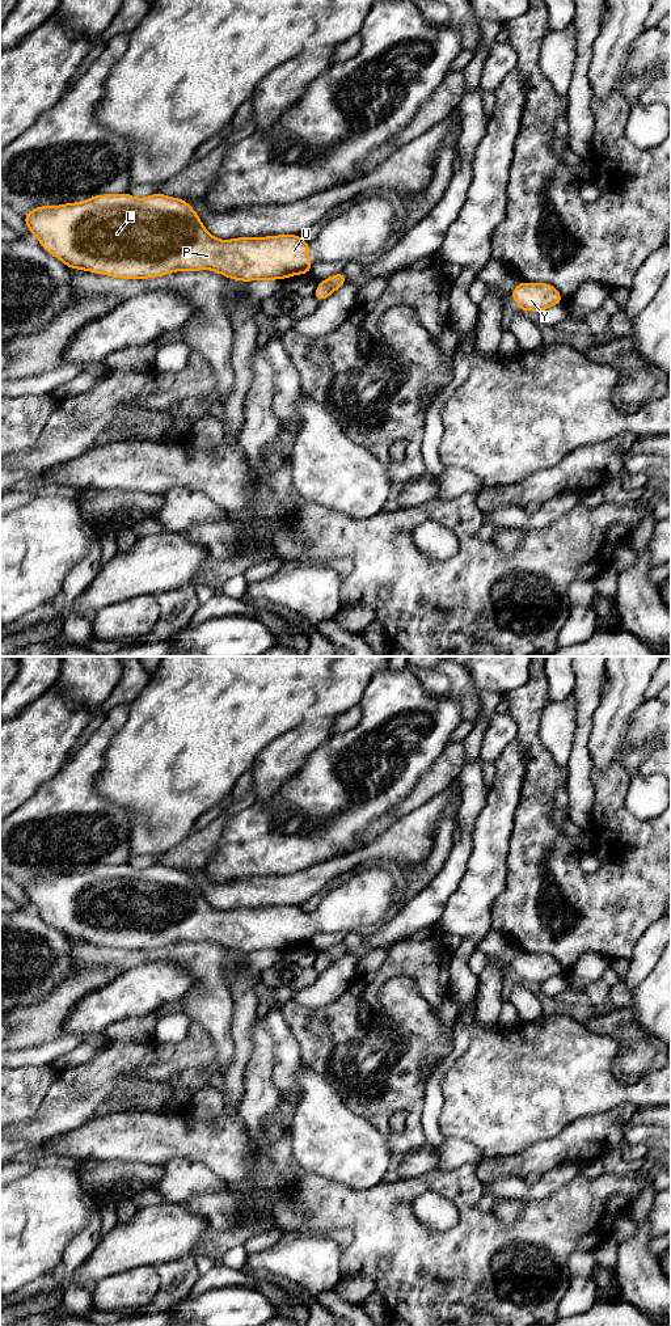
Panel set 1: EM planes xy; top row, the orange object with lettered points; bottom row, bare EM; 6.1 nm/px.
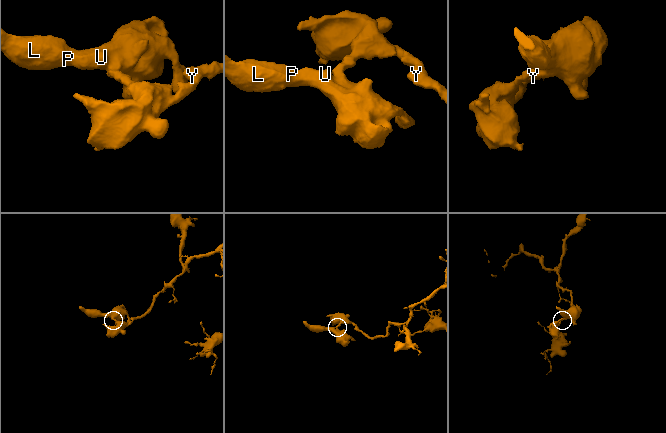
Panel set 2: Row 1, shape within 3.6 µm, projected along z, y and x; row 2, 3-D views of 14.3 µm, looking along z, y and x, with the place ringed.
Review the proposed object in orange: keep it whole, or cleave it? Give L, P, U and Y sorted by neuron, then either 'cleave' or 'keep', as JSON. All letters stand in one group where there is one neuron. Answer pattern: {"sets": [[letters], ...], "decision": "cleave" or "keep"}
{"sets": [["L", "P", "U"], ["Y"]], "decision": "cleave"}

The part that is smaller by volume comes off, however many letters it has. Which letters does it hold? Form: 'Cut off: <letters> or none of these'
Cut off: L, P, U

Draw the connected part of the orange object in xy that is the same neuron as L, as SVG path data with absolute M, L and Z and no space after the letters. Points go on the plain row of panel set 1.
M128 863L93 866L84 873L38 877L24 887L39 916L69 939L121 950L149 950L177 942L211 941L240 953L283 951L309 945L309 913L299 905L214 908L183 870L155 863L135 869Z

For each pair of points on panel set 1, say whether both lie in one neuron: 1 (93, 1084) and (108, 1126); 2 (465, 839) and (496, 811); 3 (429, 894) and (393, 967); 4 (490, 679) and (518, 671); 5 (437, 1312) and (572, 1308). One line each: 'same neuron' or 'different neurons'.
1: different neurons
2: different neurons
3: different neurons
4: same neuron
5: different neurons

